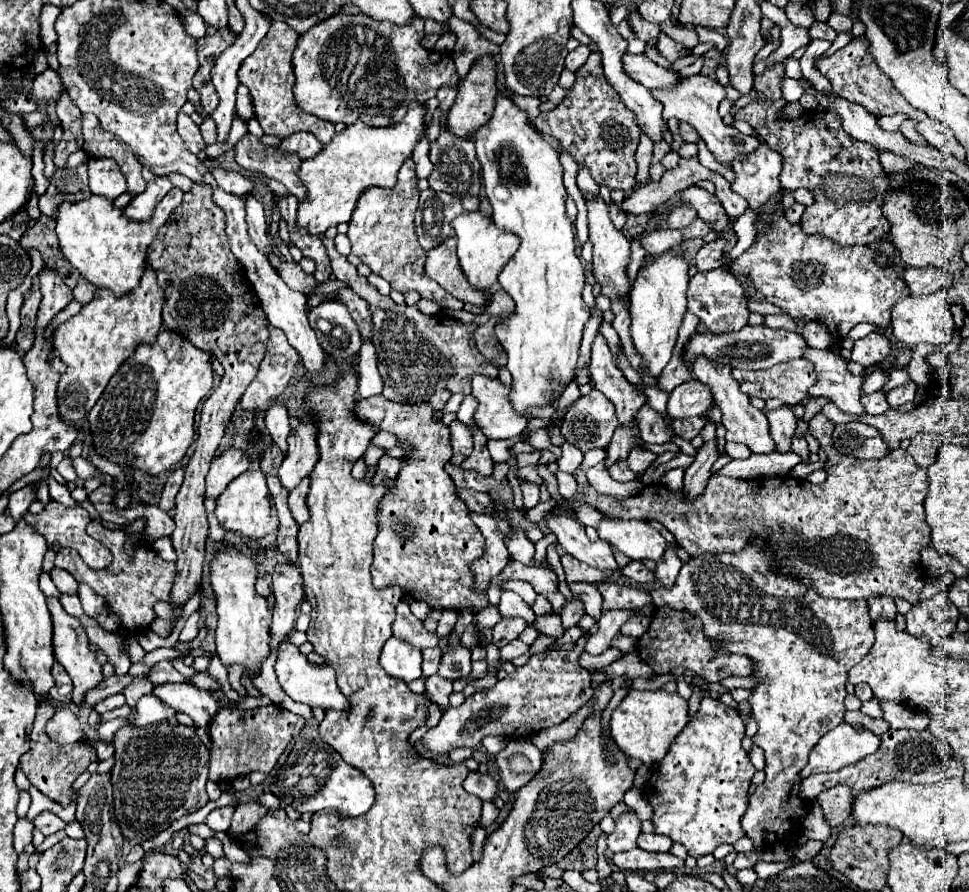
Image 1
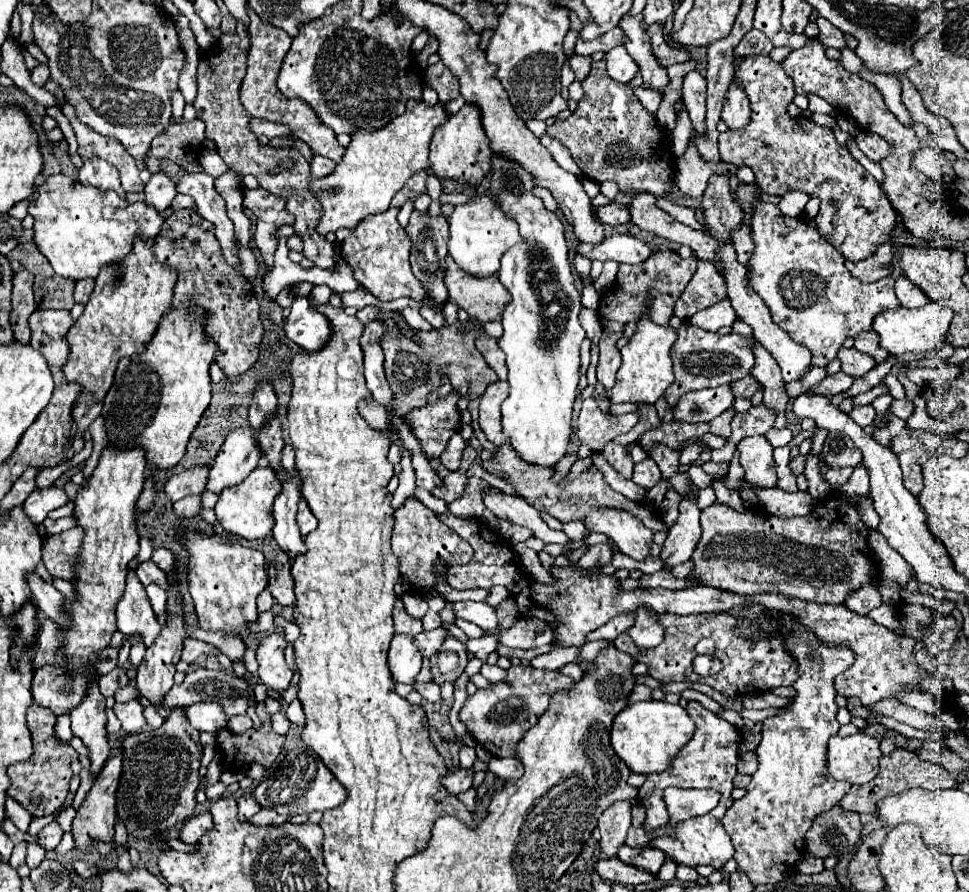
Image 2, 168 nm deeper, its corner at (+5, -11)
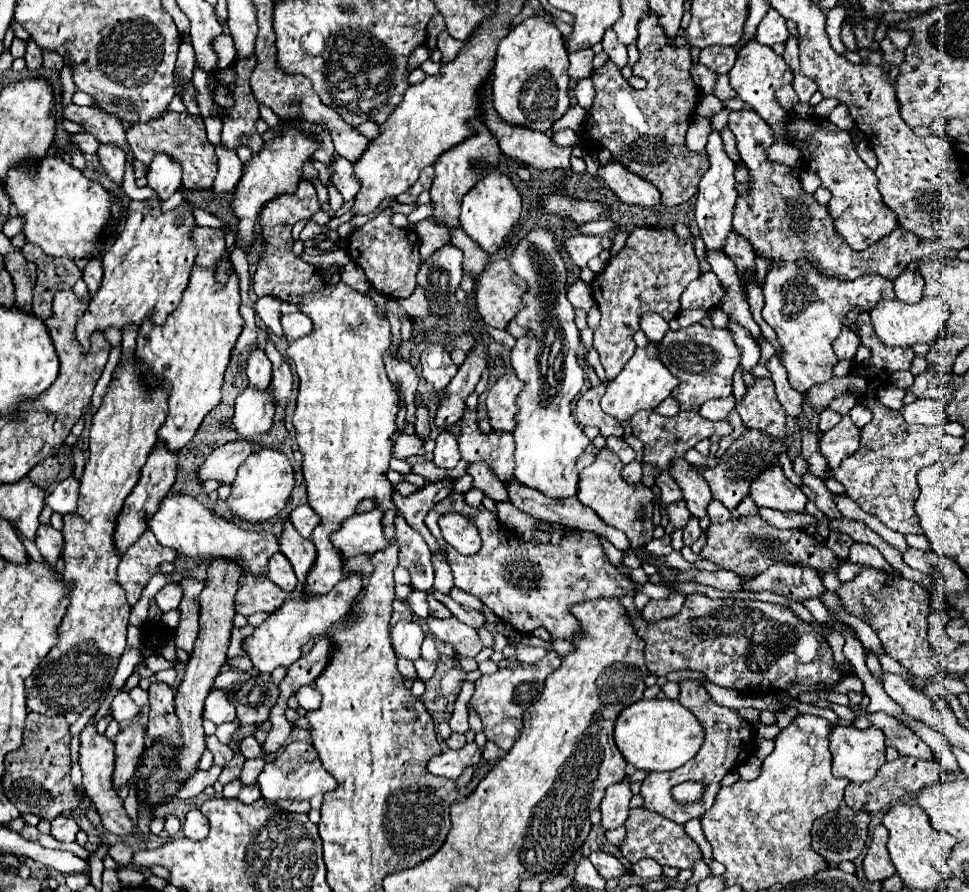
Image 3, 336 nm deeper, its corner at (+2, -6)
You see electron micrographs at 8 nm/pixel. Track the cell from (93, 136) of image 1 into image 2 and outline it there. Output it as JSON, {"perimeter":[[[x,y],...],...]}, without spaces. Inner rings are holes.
{"perimeter":[[[63,103],[63,113],[69,119],[69,123],[73,125],[77,143],[79,143],[79,155],[83,159],[93,159],[93,157],[101,157],[105,161],[109,161],[111,165],[115,165],[121,173],[121,185],[123,189],[129,193],[139,193],[143,189],[143,183],[139,179],[139,169],[137,169],[137,161],[127,153],[127,149],[123,149],[123,145],[119,145],[119,141],[115,141],[115,137],[103,137],[101,133],[95,133],[91,127],[83,125],[77,117],[75,117],[75,109],[71,109],[71,105]]]}

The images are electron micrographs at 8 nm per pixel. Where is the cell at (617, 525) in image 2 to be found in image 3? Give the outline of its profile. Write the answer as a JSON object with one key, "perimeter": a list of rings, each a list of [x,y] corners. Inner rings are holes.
{"perimeter":[[[604,448],[598,452],[596,462],[586,468],[586,472],[580,472],[580,484],[578,484],[578,500],[592,508],[608,526],[622,530],[632,548],[642,548],[644,544],[648,544],[654,536],[654,492],[640,484],[628,484],[622,480],[620,476],[622,470],[622,462],[618,460],[618,456],[614,452],[610,452],[610,448]]]}

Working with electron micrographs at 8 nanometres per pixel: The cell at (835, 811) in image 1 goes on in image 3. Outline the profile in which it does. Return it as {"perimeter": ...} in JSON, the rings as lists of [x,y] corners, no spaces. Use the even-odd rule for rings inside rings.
{"perimeter":[[[840,806],[836,812],[820,816],[812,826],[812,848],[828,862],[856,860],[866,846],[870,814]]]}

